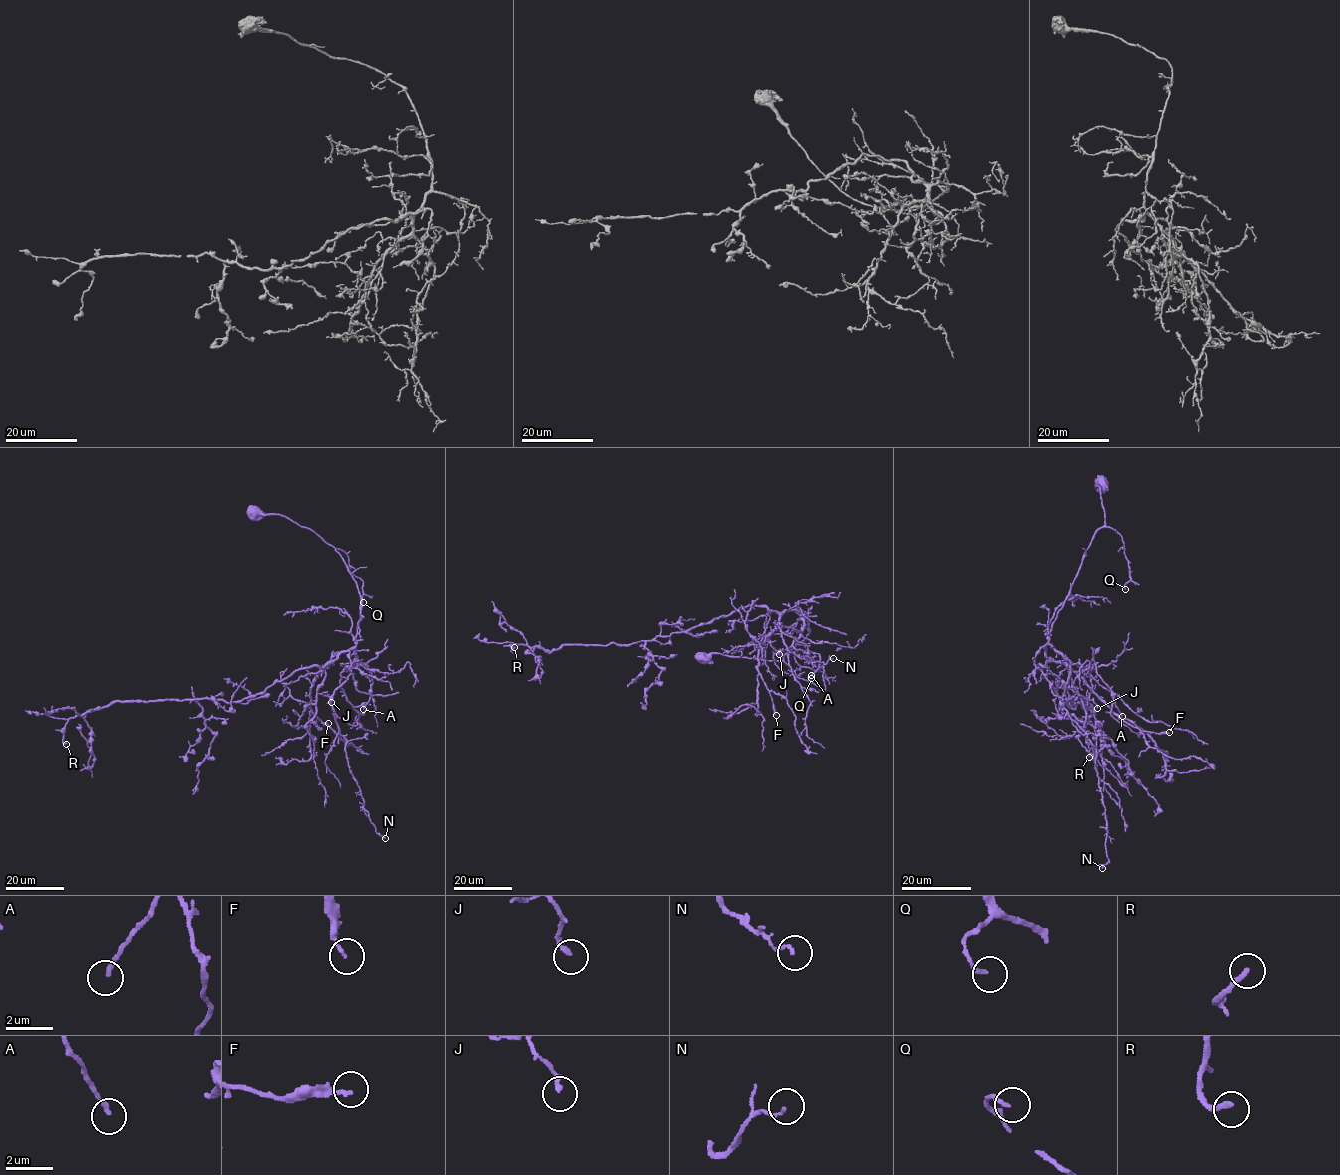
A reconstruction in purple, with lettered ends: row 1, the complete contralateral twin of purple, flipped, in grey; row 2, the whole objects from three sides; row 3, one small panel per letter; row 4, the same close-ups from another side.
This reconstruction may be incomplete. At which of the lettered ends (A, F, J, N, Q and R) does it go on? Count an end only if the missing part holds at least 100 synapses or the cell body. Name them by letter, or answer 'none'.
none

